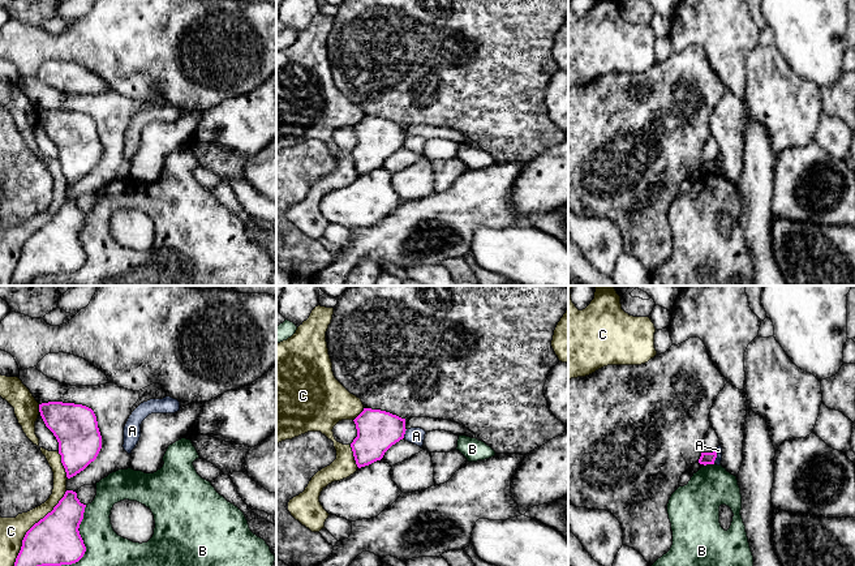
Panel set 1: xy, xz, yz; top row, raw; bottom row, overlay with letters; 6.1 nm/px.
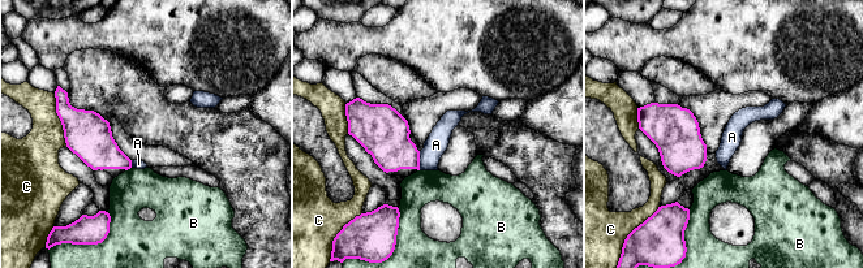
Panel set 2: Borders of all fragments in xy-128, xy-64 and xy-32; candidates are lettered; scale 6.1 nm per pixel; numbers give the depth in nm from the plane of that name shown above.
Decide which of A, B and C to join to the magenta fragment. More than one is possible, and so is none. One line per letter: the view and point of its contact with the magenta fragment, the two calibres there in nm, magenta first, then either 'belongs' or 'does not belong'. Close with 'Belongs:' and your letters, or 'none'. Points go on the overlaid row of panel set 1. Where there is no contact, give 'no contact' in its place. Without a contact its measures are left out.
A: contact yz (716, 457); calibres 80 and 40 nm; does not belong
B: contact xy (82, 541); calibres 320 and 220 nm; does not belong
C: contact xy (31, 527); calibres 320 and 160 nm; does not belong
Belongs: none

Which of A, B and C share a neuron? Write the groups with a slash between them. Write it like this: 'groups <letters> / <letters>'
groups A / B / C

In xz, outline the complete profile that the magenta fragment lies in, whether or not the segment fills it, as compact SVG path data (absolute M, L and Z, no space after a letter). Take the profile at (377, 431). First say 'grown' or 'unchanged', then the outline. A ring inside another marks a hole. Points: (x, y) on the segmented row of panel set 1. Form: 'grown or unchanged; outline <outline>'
unchanged; outline M364 408L353 421L357 437L351 447L358 468L381 460L407 430L405 419L381 410Z

